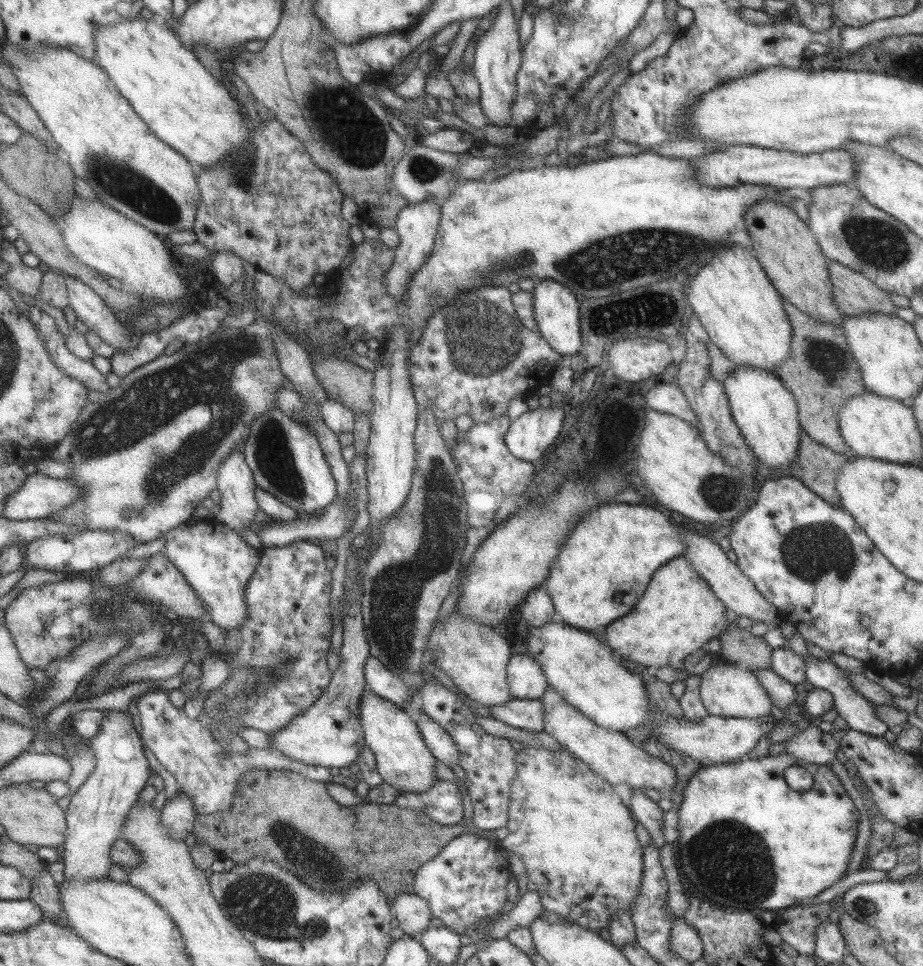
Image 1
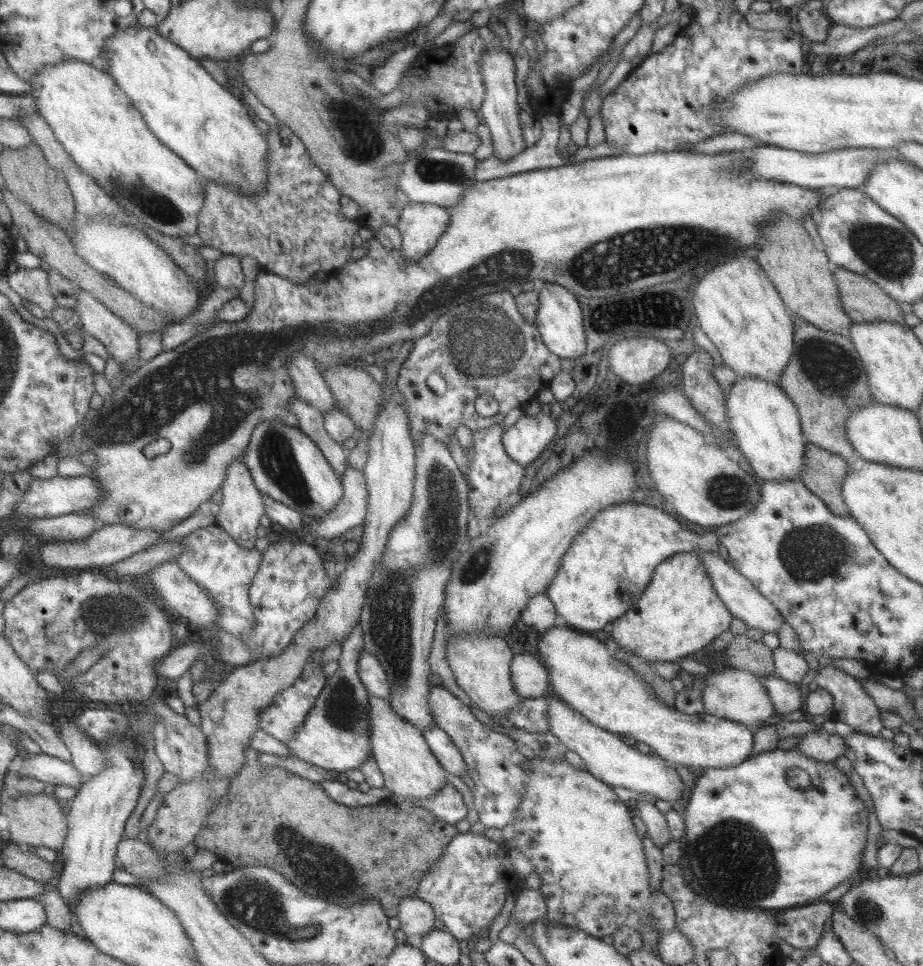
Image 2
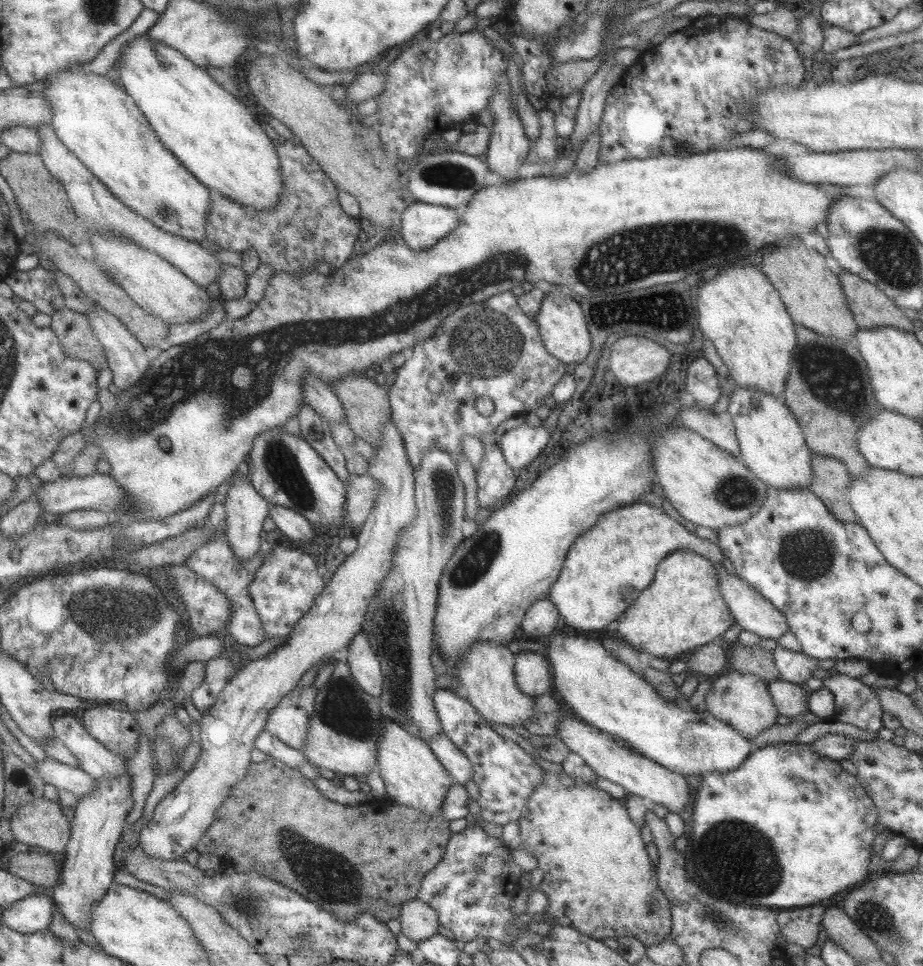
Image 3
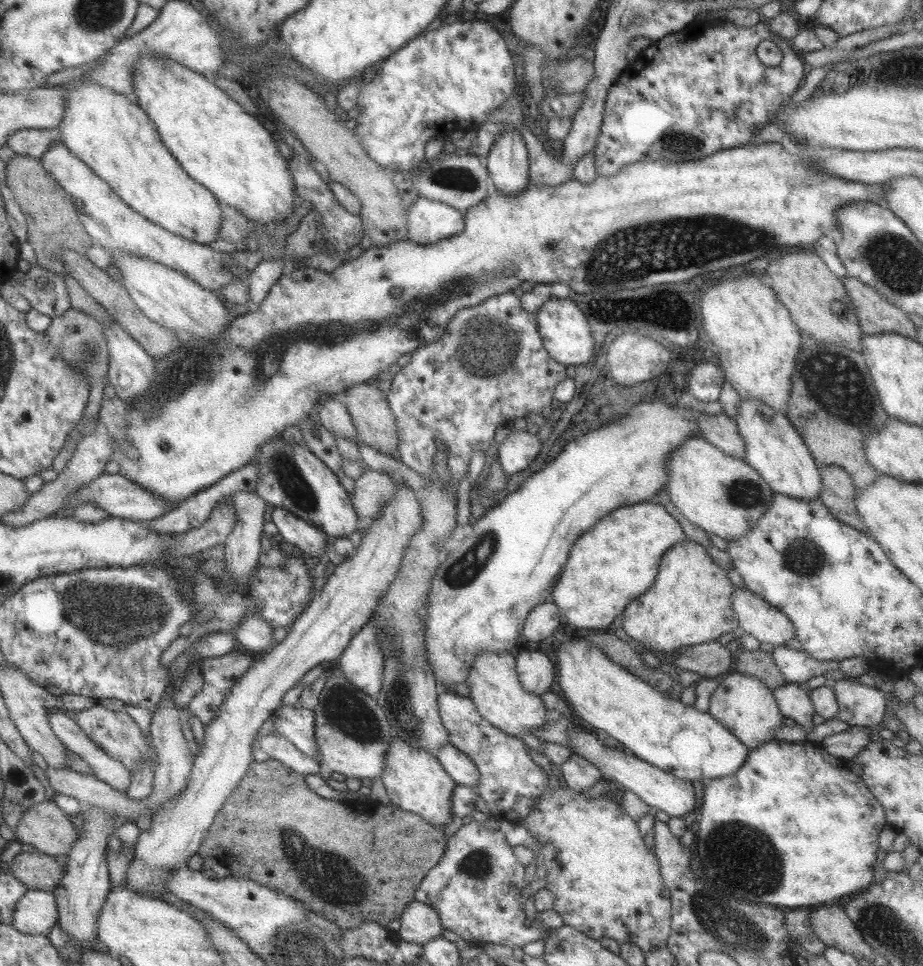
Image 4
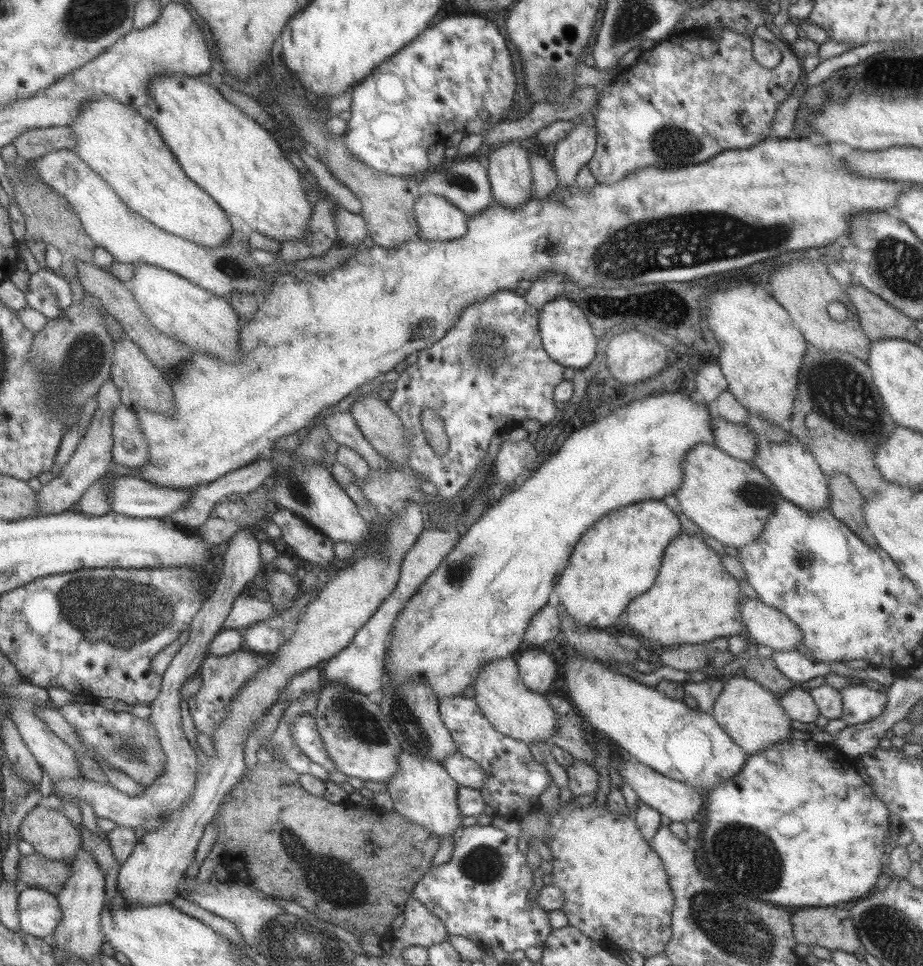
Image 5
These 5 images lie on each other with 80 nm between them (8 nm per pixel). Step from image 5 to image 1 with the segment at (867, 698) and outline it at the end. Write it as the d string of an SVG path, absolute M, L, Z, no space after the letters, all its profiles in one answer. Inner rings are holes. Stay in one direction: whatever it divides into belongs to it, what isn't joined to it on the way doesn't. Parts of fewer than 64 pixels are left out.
M812 656L803 659L803 664L805 664L806 681L814 687L829 692L833 699L832 708L837 712L839 718L847 722L848 729L875 737L884 736L888 727L880 718L877 718L874 704L853 688L851 681L843 670L837 668L828 660L819 660Z

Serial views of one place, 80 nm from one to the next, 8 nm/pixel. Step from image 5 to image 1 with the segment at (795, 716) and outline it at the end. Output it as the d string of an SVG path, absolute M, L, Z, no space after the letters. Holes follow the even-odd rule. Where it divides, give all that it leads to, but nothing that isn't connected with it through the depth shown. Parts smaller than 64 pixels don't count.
M757 669L752 673L771 699L775 713L787 711L787 706L795 702L797 693L794 684L781 679L770 669Z

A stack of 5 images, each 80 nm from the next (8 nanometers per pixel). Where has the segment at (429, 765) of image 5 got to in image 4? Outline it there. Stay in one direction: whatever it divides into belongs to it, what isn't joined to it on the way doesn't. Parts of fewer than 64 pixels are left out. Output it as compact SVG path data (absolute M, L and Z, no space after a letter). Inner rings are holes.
M393 736L385 755L384 769L380 779L389 795L390 804L399 810L417 814L431 826L444 826L450 822L451 795L456 784L431 752L413 748L397 736Z

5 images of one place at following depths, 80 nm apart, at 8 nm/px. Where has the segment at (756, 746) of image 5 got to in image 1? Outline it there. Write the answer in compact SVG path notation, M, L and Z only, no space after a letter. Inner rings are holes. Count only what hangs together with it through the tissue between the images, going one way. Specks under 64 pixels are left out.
M729 663L709 666L699 675L700 699L709 715L755 719L774 713L771 699L751 671Z

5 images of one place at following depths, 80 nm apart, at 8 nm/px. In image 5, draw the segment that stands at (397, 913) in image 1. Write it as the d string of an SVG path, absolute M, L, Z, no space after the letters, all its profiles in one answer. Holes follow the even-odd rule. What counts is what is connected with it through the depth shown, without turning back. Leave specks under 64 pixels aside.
M409 896L404 902L404 921L402 925L393 930L390 947L392 950L405 950L408 946L421 946L429 948L432 944L439 944L448 940L448 932L444 924L436 916L433 916L425 907L415 898Z

